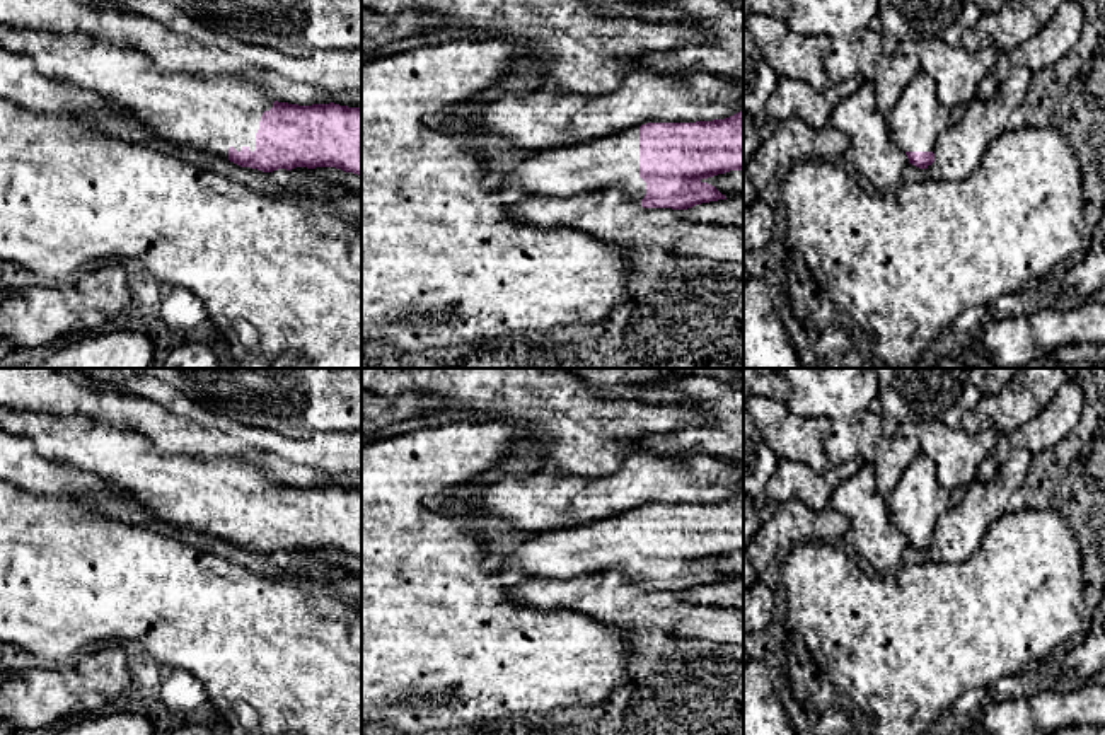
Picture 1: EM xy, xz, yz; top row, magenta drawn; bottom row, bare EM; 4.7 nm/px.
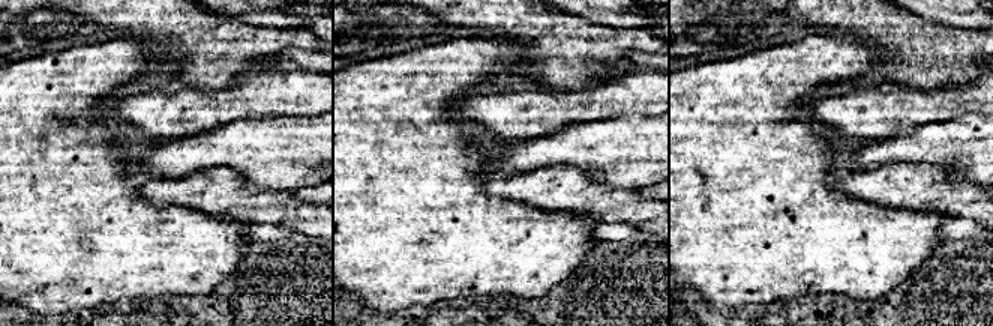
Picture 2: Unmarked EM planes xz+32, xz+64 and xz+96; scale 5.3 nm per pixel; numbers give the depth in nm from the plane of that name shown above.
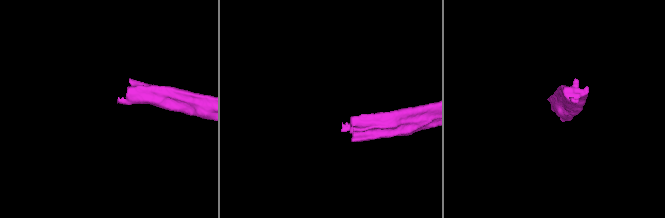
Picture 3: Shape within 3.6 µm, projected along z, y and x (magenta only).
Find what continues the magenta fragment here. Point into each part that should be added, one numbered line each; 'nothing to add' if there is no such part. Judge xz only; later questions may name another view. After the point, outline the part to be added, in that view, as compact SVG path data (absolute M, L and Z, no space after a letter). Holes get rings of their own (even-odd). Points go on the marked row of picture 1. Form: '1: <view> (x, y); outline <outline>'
1: xz (563, 171); outline M639 126L600 140L535 152L530 159L498 176L501 191L515 188L527 196L568 198L610 186L622 188L641 205L646 194L646 182L639 177Z

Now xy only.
1: xy (210, 115); outline M0 22L0 44L31 56L44 77L107 97L153 136L225 160L230 147L256 150L261 116L273 107L256 84L159 72L142 53L104 39Z

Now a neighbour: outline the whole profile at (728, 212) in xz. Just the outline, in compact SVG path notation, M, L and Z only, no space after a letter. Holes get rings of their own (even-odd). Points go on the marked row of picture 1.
M743 198L701 203L684 210L684 217L692 222L723 223L743 229Z

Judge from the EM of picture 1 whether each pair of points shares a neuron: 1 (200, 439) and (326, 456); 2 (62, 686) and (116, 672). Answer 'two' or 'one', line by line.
1: two
2: one

